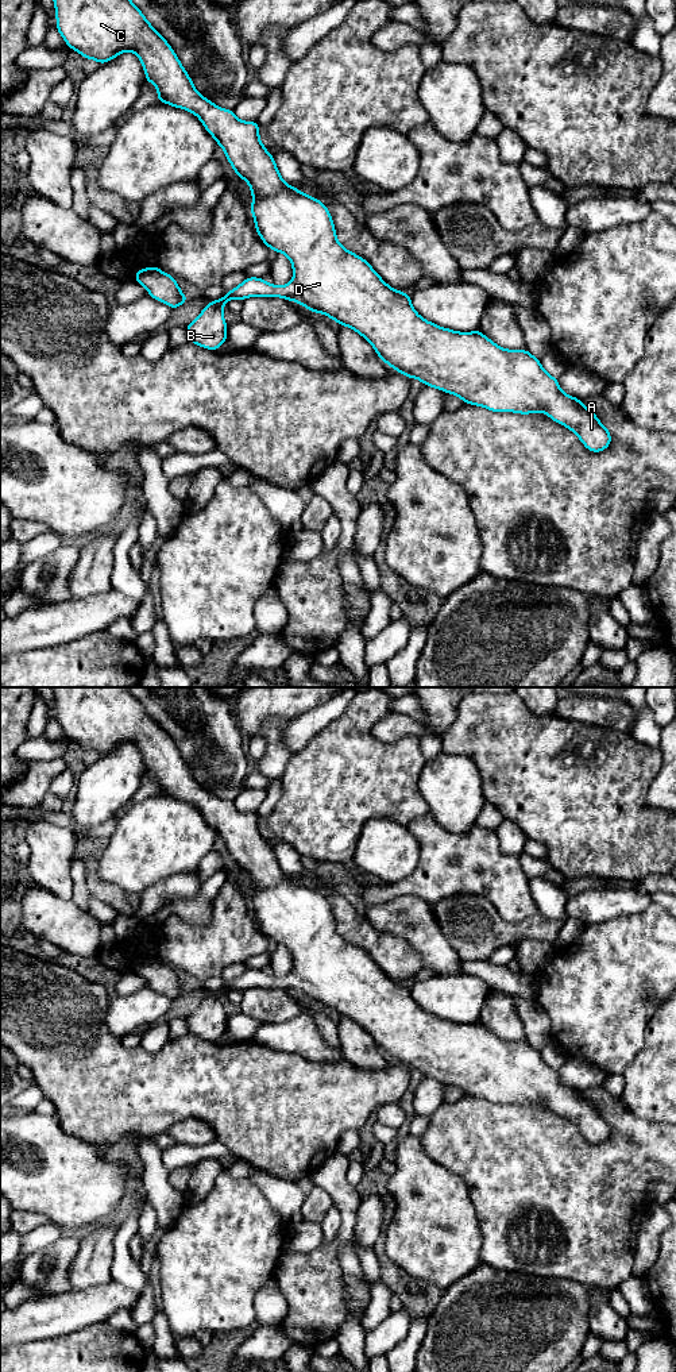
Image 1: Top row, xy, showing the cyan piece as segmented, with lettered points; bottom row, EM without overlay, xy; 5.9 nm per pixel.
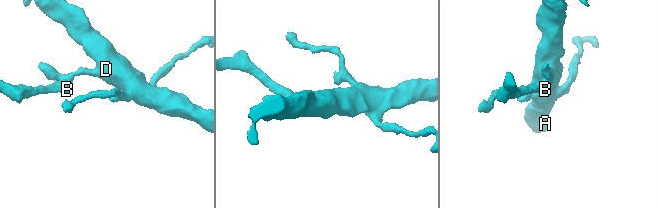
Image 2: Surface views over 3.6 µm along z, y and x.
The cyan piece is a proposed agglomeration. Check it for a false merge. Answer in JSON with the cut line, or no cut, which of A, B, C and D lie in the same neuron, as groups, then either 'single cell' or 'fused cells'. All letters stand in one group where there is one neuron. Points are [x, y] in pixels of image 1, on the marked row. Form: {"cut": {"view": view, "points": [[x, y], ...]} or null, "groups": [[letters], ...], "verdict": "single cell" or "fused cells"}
{"cut": null, "groups": [["A", "B", "C", "D"]], "verdict": "single cell"}

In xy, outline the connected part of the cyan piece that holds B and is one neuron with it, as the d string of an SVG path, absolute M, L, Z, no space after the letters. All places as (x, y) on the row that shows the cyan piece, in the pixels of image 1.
M54 0L54 5L57 30L72 50L98 63L124 51L135 53L144 68L144 82L152 82L158 90L157 101L193 112L202 122L224 149L235 173L250 185L251 213L260 239L291 262L294 275L287 285L277 286L263 278L248 277L223 298L204 307L200 316L186 325L189 342L216 351L227 340L223 307L232 297L283 297L352 328L371 343L383 362L409 378L492 412L544 412L569 428L587 450L599 452L609 447L611 433L607 428L579 398L560 389L557 378L542 369L540 359L526 350L505 350L479 329L457 332L426 321L414 311L410 294L390 288L366 259L344 248L337 240L328 208L318 199L282 180L273 155L259 139L258 122L242 122L233 111L220 108L201 96L171 46L131 0Z

